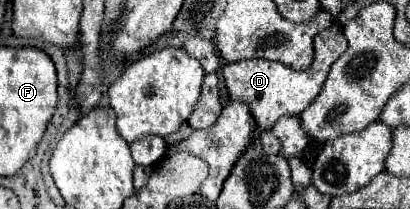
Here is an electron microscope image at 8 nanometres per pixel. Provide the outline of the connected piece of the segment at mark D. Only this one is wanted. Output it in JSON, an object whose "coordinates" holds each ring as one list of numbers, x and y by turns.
{"coordinates":[[333,23,331,27,317,33,313,39,313,47,315,47,315,57,311,67,305,71,293,71,277,61,271,63,267,59,235,61,223,67,223,77,225,77,225,87,229,91,229,97,233,101,245,101,249,105,249,111,261,131,273,129,273,125,285,115,299,115,319,95,331,63,339,59,347,49,347,39,343,35,341,25]]}

